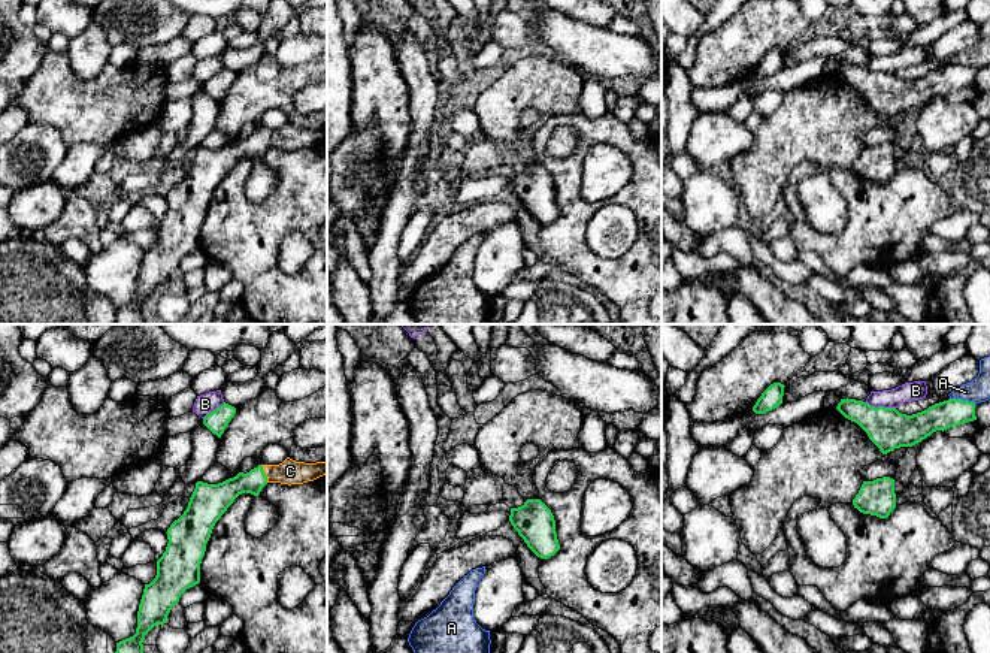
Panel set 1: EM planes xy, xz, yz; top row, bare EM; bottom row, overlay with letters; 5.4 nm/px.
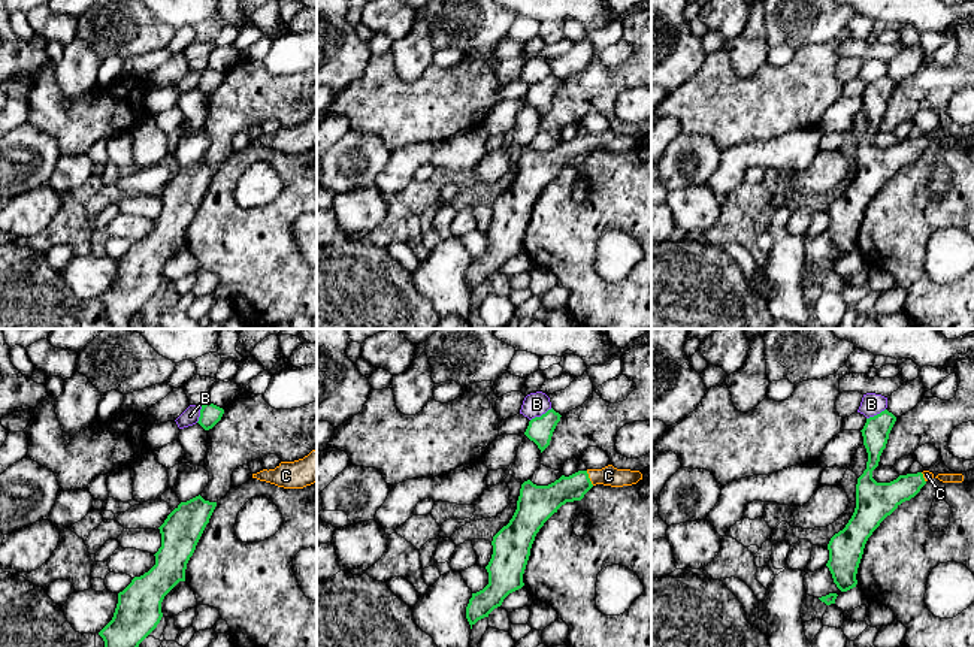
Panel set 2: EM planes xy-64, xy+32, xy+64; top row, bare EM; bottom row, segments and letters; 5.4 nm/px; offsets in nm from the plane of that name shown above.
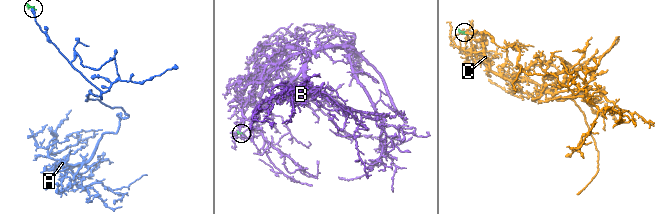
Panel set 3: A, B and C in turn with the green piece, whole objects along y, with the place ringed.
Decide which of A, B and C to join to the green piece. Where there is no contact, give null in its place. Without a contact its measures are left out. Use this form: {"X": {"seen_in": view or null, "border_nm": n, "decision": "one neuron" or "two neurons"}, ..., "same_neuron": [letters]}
{"A": {"seen_in": "yz", "border_nm": 140, "decision": "two neurons"}, "B": {"seen_in": "yz", "border_nm": 170, "decision": "two neurons"}, "C": {"seen_in": "xy", "border_nm": 100, "decision": "one neuron"}, "same_neuron": ["C"]}

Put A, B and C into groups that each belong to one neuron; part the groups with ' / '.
A / B / C

